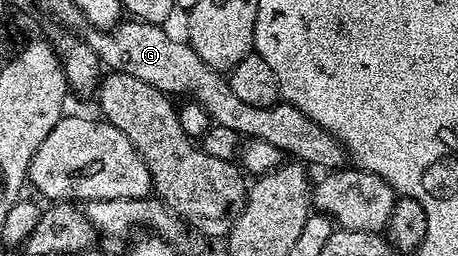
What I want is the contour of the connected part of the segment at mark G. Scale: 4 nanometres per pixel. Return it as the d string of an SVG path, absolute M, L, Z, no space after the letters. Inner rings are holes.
M123 19L112 29L88 28L85 40L99 57L100 64L110 72L133 75L133 79L141 79L168 95L184 93L184 98L198 101L201 107L205 107L214 124L229 127L229 131L239 134L240 138L264 140L279 148L288 158L308 166L320 165L323 171L344 168L348 156L343 144L325 131L325 127L313 123L305 111L297 111L297 107L286 103L253 107L243 102L220 70L209 67L209 63L205 63L186 40L178 41L165 30L163 25Z

